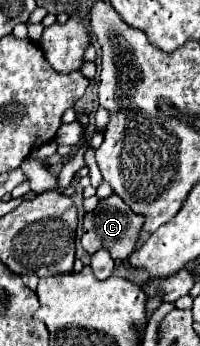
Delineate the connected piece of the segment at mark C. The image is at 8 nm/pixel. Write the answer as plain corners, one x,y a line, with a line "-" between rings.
109,195
105,199
101,199
95,207
95,211
85,213
83,219
83,235
81,235
81,245
83,249
91,255
99,249
107,249
111,253
113,259
125,259
135,251
135,243
139,239
139,233
143,231
143,223
145,217
133,213
125,201
119,195

